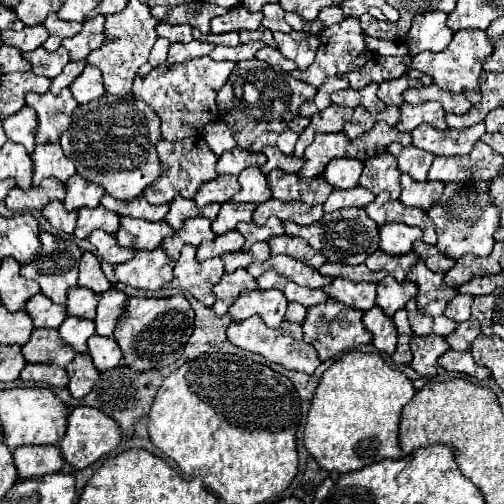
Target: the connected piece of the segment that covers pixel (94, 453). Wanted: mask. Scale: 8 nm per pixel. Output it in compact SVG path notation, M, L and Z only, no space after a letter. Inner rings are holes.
M75 407L69 417L67 417L67 433L59 443L63 461L67 465L71 465L73 469L85 469L91 463L95 463L99 457L107 455L109 451L113 451L119 441L121 441L121 433L119 433L119 425L105 413L101 413L99 409L93 407Z

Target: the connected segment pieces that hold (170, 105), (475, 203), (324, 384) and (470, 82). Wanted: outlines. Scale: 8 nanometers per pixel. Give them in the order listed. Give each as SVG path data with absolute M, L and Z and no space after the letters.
M201 57L195 61L187 61L181 65L159 65L145 77L135 77L133 81L133 95L145 101L161 119L161 135L167 141L179 141L185 137L201 135L203 125L217 119L217 105L215 97L223 83L227 81L229 73L235 69L237 63L223 61L217 63L211 57Z
M465 181L465 183L447 183L441 199L427 213L437 229L437 249L451 259L459 259L461 255L477 255L487 257L493 249L493 235L499 229L499 209L493 207L489 197L489 187L485 181Z
M361 351L345 353L323 373L315 389L303 431L305 449L321 469L337 473L403 457L397 439L399 415L413 393L411 381L399 369L389 367L379 355Z
M461 29L453 35L453 41L449 43L449 47L445 51L439 53L431 53L431 51L423 51L419 55L413 57L411 61L411 69L425 73L433 79L435 85L439 85L441 89L447 89L451 93L463 93L467 97L467 101L471 101L473 105L481 101L481 93L479 93L479 75L481 75L481 65L483 61L491 55L491 43L485 35L485 31L479 29Z

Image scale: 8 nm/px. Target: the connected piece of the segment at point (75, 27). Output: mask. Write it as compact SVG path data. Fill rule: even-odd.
M51 13L45 23L43 23L49 31L49 39L43 43L43 47L47 51L57 51L61 41L65 37L71 37L71 35L77 35L81 31L81 23L67 23L67 21L61 21L55 13Z

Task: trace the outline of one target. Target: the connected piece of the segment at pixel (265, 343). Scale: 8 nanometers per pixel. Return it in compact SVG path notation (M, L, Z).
M253 315L253 317L239 321L239 323L233 321L227 327L227 339L231 345L245 349L245 351L251 351L251 353L259 353L265 359L283 365L285 369L293 369L293 371L301 371L301 373L313 373L321 365L315 349L311 349L311 345L307 345L303 341L303 331L301 331L301 325L297 325L297 323L285 321L279 329L271 329L257 315Z

